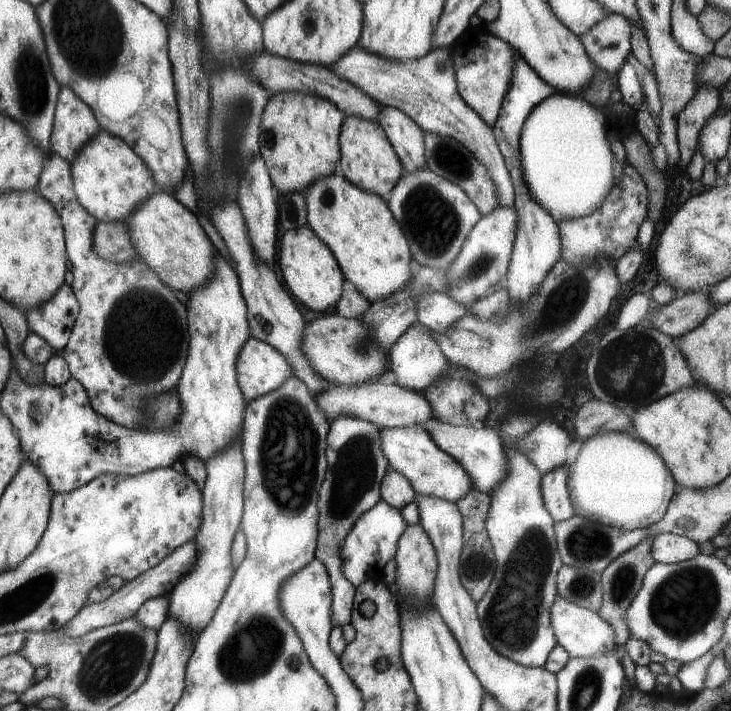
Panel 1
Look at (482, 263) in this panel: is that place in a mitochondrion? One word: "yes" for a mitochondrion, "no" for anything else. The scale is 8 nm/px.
yes

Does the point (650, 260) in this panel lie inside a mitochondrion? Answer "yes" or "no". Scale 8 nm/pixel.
no

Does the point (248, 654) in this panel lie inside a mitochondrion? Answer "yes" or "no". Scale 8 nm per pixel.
yes

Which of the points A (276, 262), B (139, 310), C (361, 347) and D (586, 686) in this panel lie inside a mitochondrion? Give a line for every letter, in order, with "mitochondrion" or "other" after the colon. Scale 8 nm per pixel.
A: other
B: mitochondrion
C: mitochondrion
D: mitochondrion

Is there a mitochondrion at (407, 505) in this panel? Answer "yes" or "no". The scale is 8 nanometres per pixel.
no

